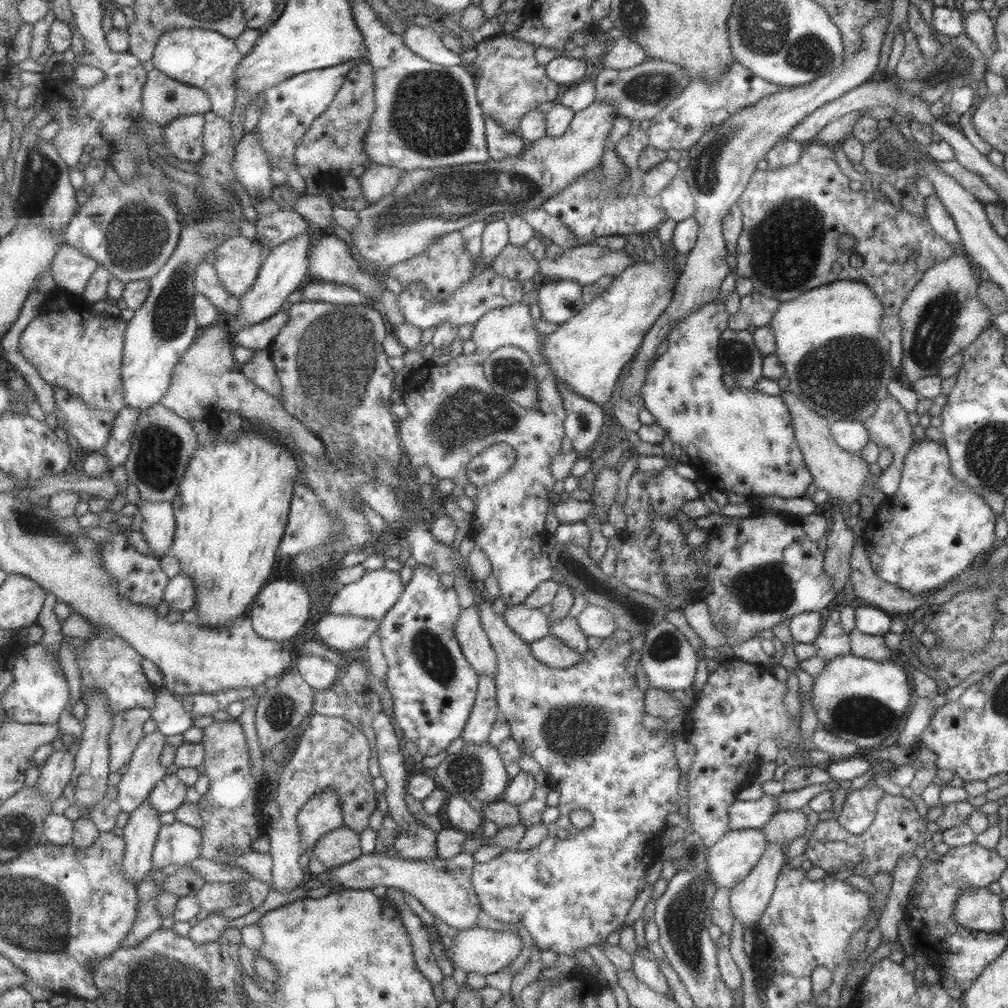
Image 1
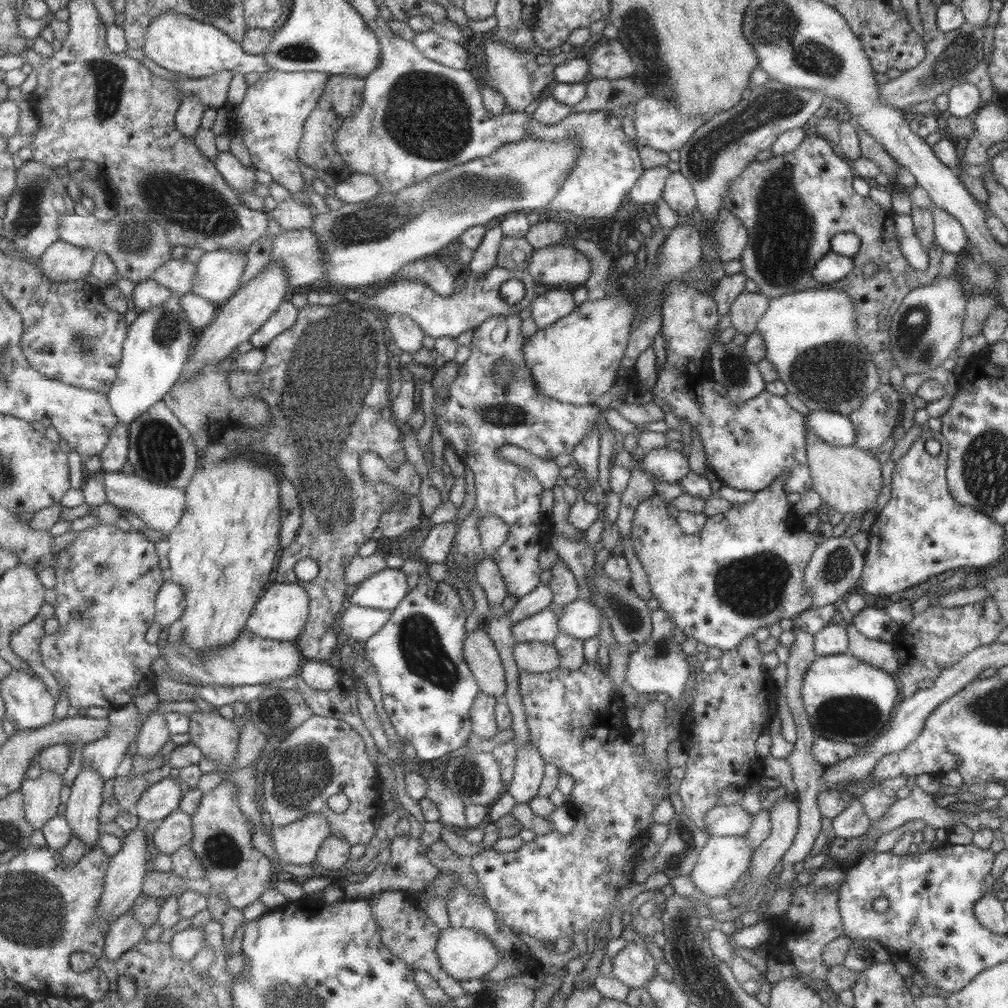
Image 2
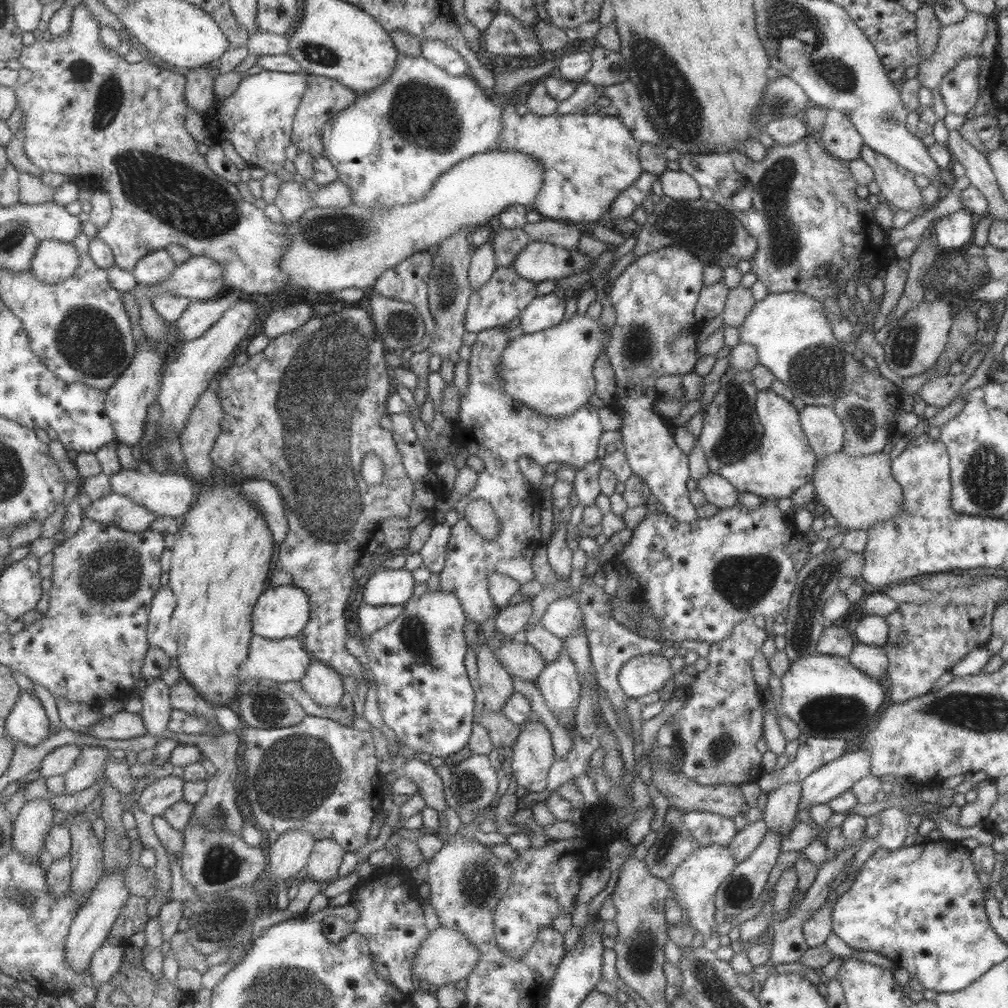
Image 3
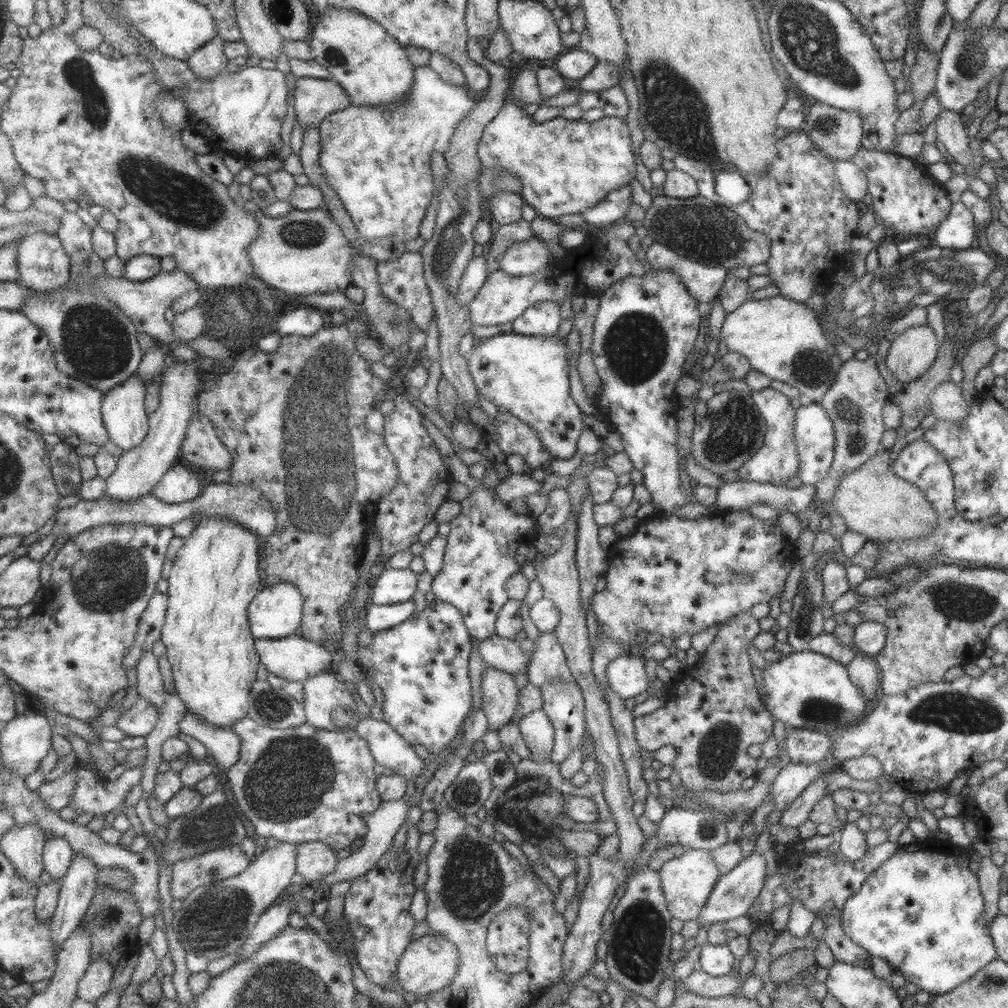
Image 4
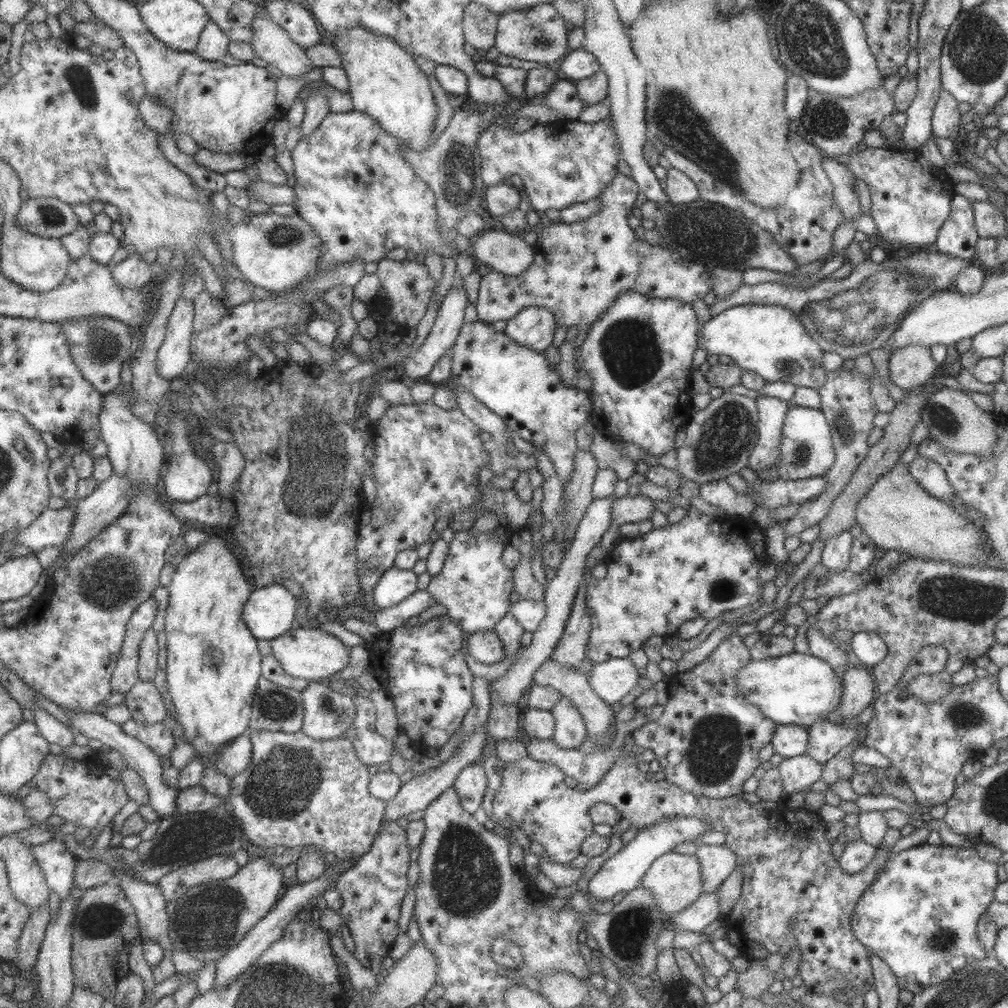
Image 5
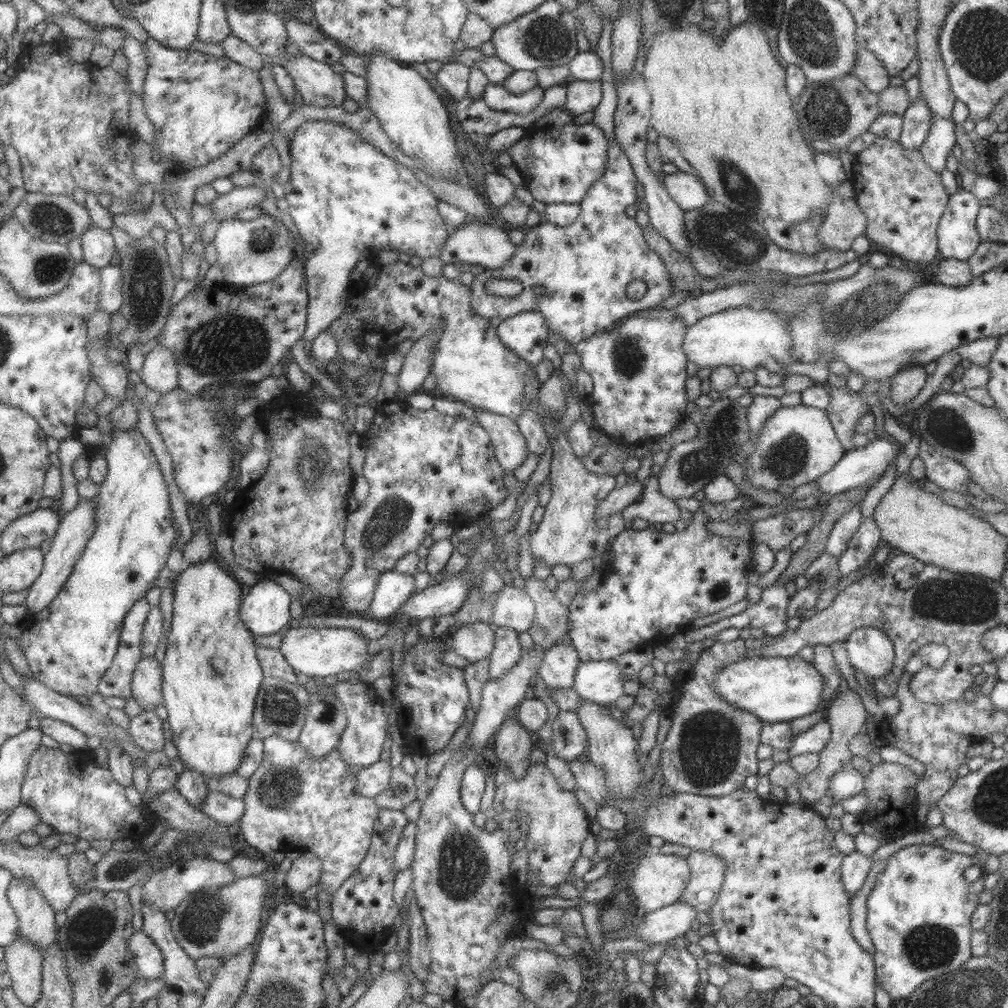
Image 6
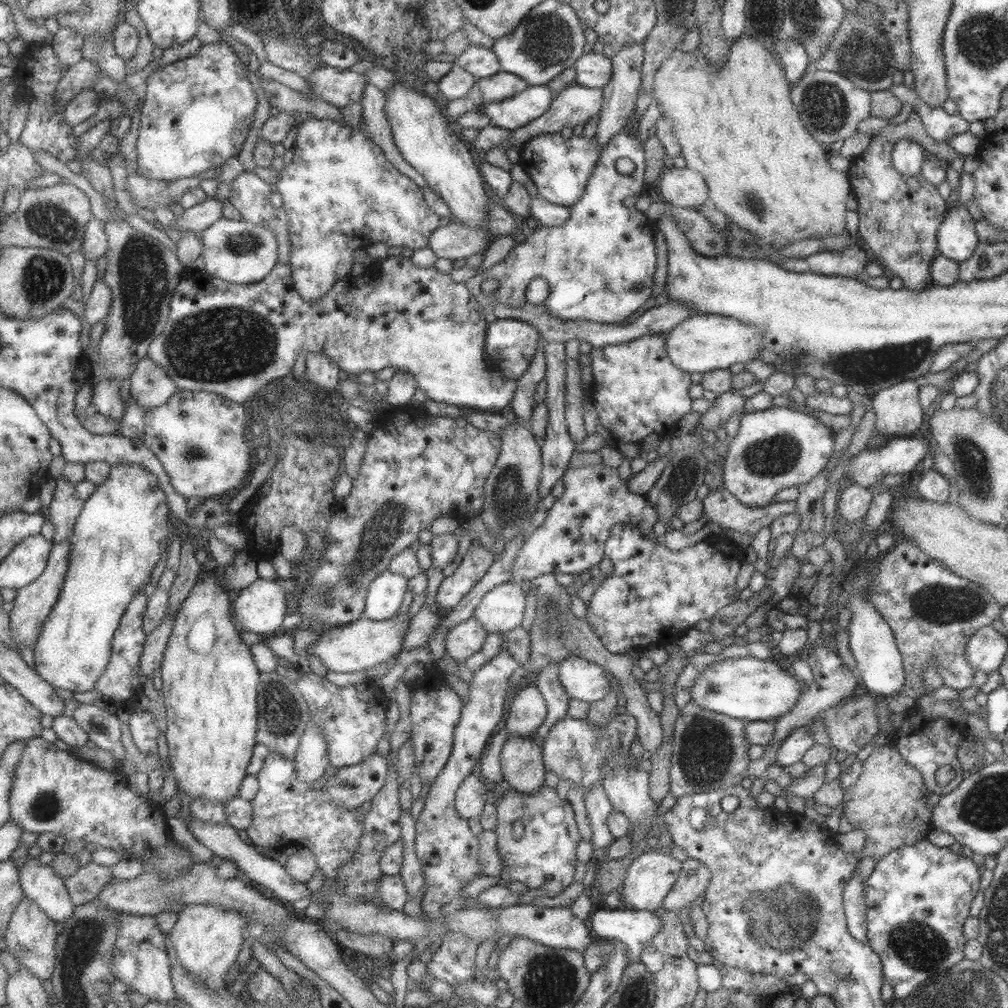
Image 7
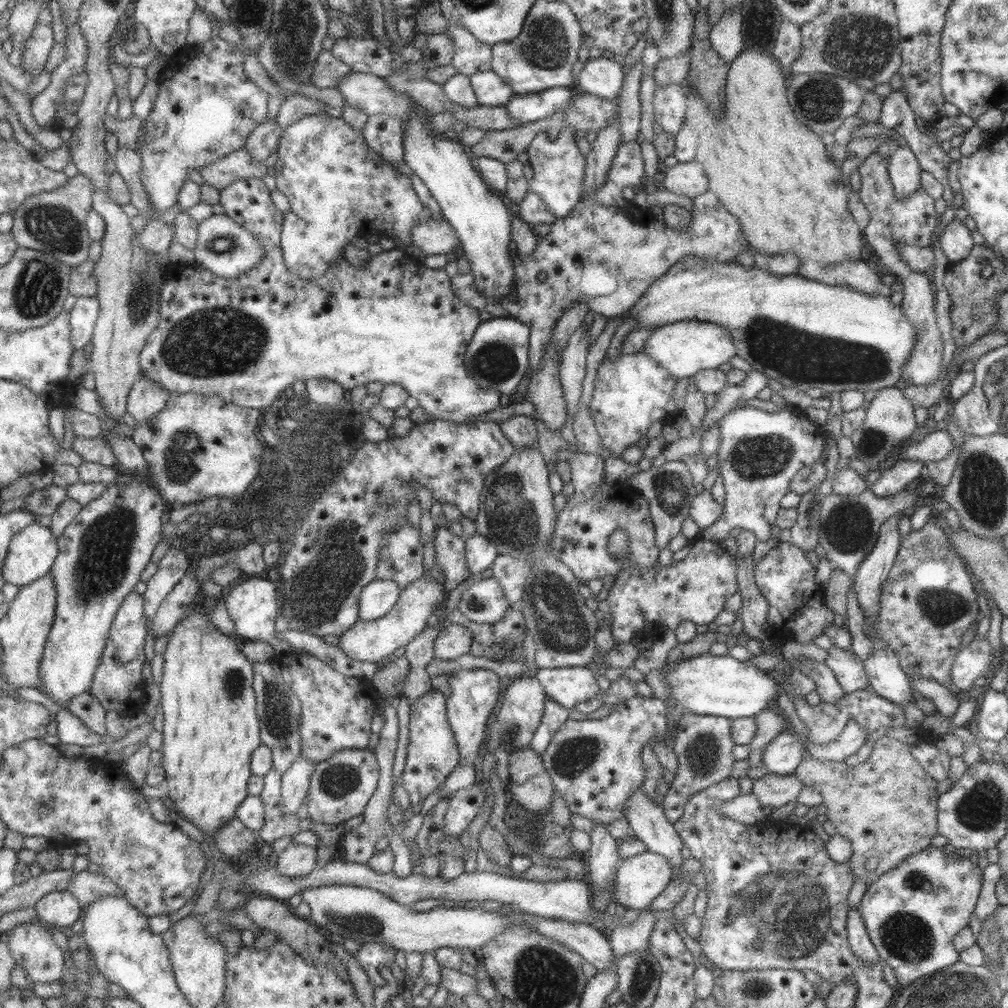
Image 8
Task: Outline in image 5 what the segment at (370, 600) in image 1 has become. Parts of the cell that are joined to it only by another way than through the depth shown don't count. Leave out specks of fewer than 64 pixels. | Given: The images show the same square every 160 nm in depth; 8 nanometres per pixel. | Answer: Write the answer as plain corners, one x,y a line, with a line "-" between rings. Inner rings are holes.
390,568
375,587
372,602
378,608
392,608
418,591
418,573
413,569

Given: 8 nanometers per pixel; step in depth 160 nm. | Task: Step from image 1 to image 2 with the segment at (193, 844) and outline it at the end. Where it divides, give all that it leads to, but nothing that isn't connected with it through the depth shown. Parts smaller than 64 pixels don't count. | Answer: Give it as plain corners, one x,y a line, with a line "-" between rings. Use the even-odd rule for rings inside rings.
180,808
170,814
153,833
154,850
171,856
186,844
191,845
194,837
192,816

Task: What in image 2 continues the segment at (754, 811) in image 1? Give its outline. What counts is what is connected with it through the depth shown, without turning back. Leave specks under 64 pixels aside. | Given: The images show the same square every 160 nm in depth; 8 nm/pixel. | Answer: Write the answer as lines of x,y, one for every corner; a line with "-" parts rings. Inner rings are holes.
739,803
734,805
715,805
711,810
706,812
704,816
704,828
703,832
707,834
707,837
713,836
734,836
743,837
749,830
753,815
751,815
747,810
744,810

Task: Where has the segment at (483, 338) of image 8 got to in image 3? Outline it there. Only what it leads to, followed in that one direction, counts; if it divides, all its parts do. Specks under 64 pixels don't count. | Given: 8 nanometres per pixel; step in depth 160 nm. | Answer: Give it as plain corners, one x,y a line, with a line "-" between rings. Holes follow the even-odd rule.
554,293
535,297
522,310
519,327
525,334
533,334
559,324
564,319
566,298
558,299

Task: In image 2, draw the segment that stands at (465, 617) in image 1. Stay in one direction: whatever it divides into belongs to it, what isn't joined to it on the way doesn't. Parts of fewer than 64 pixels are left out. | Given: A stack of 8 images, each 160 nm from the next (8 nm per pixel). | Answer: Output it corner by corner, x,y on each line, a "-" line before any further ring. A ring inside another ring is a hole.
484,623
467,634
467,640
463,644
463,657
470,665
479,689
487,696
502,699
506,691
504,669

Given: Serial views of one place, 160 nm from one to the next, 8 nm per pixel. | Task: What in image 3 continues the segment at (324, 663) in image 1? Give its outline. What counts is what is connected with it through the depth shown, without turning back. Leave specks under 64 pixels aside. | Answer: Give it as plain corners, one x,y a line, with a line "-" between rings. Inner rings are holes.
314,660
301,682
305,691
324,707
336,707
345,698
344,677
324,662

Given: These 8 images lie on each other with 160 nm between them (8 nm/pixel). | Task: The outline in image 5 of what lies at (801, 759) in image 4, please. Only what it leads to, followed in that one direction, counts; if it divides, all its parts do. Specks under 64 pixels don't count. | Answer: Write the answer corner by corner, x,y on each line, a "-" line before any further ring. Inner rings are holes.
779,724
775,728
769,744
771,744
774,754
779,755
782,759
805,755
807,751
807,733
807,727

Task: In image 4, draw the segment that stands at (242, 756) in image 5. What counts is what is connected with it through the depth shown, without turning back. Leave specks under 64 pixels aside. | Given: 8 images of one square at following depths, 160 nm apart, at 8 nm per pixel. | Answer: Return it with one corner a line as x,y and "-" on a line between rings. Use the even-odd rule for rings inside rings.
189,708
178,723
178,730
201,742
225,774
237,764
241,756
243,741
232,727
220,727
208,723

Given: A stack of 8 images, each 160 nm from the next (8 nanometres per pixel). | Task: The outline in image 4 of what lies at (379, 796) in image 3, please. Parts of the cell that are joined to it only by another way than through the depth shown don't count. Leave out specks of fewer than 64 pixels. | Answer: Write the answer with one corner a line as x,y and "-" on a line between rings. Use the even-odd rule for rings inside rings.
243,717
232,724
241,736
243,748
237,764
226,772
236,803
252,822
261,838
274,837
279,842
315,842
330,844
336,851
349,848
355,840
364,839
370,831
366,815
376,812
384,801
378,791
378,777
369,742
356,729
335,732
313,727
307,721
293,728
271,728
252,718

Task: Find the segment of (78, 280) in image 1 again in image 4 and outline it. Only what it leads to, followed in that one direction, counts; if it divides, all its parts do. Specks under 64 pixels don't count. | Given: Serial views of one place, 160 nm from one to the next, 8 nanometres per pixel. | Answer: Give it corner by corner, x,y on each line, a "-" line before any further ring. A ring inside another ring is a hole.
57,234
30,235
20,245
20,282
37,291
56,291
71,279
71,258

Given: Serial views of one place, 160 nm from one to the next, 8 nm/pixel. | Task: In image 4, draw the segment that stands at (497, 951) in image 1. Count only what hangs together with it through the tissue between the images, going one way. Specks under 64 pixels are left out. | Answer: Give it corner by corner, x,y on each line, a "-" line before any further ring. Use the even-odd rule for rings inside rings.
427,933
407,947
399,963
398,984
409,993
410,1000
425,1000
443,988
451,988
455,975
458,974
459,963
459,953
449,938

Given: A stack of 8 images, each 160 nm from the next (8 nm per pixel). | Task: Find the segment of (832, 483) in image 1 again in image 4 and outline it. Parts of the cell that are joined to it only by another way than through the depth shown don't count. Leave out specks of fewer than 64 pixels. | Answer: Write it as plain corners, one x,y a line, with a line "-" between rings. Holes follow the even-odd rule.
881,448
860,467
843,474
833,491
830,511
839,514
849,530
864,534
867,540
926,538
934,529
935,511
914,484
892,473
888,462
889,452

